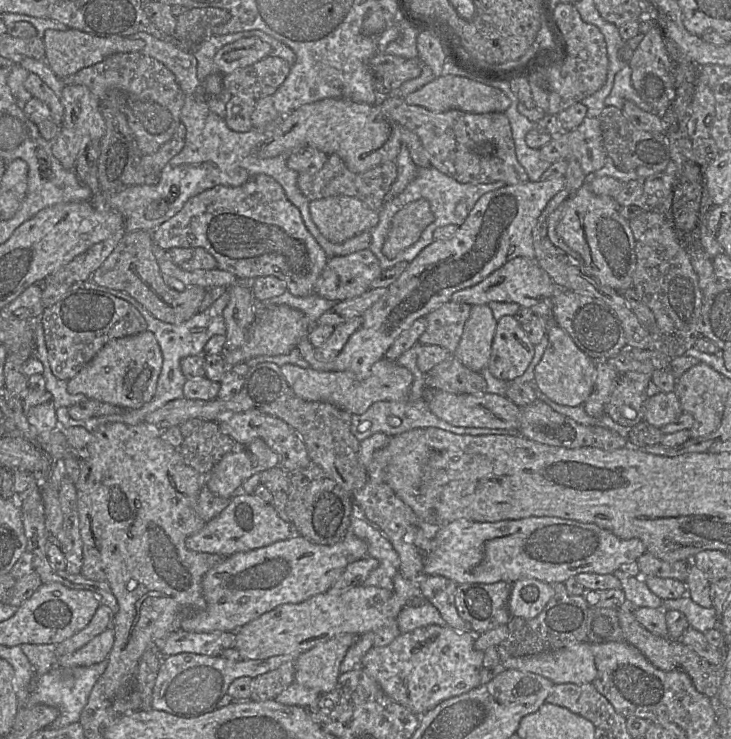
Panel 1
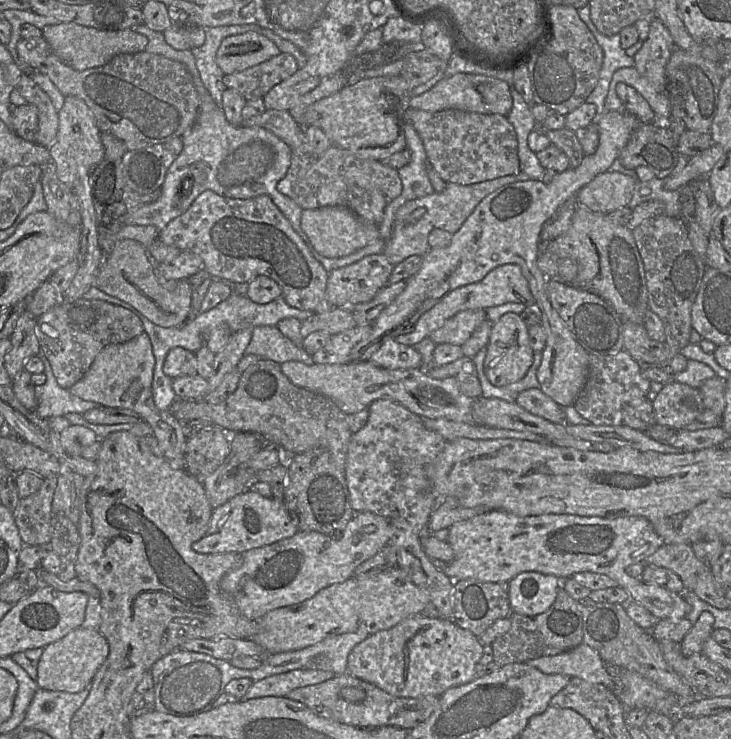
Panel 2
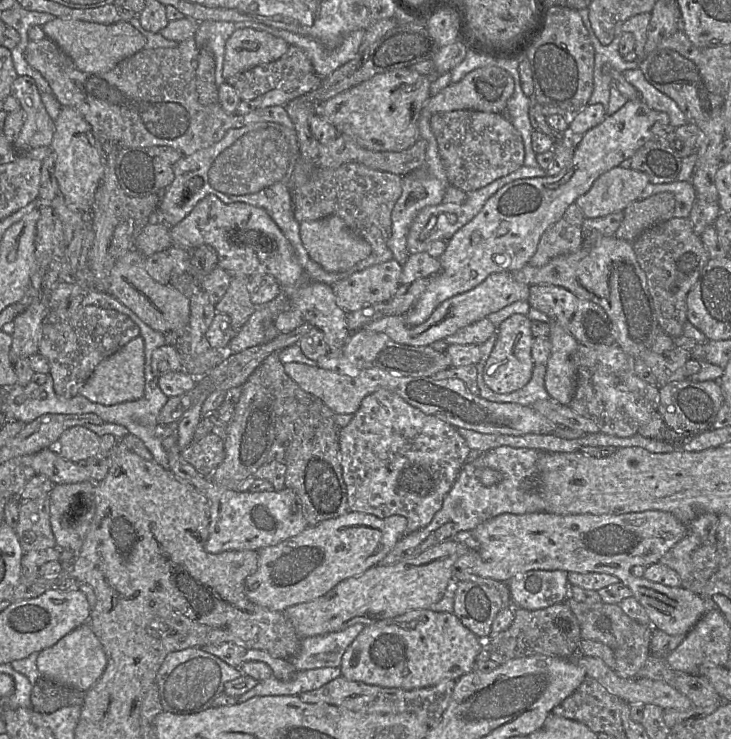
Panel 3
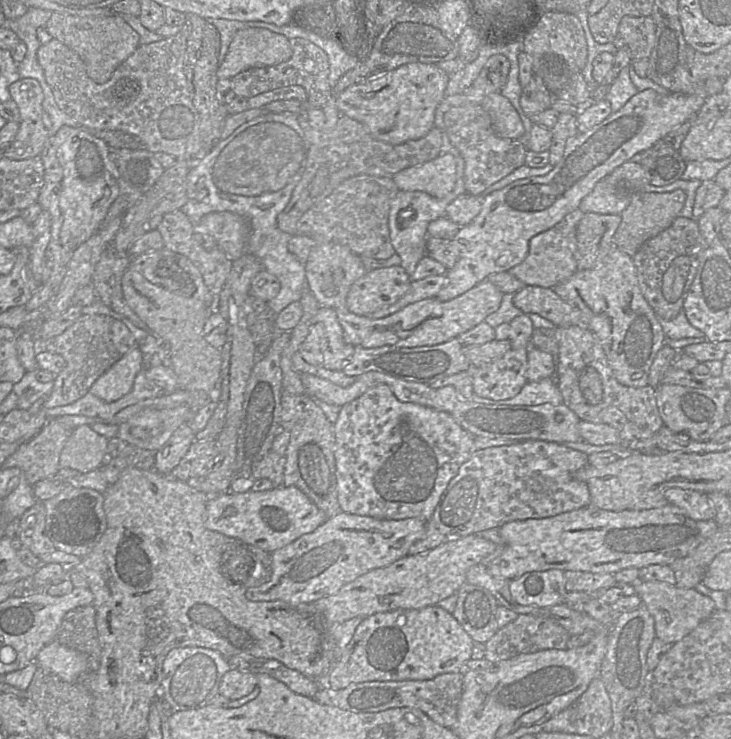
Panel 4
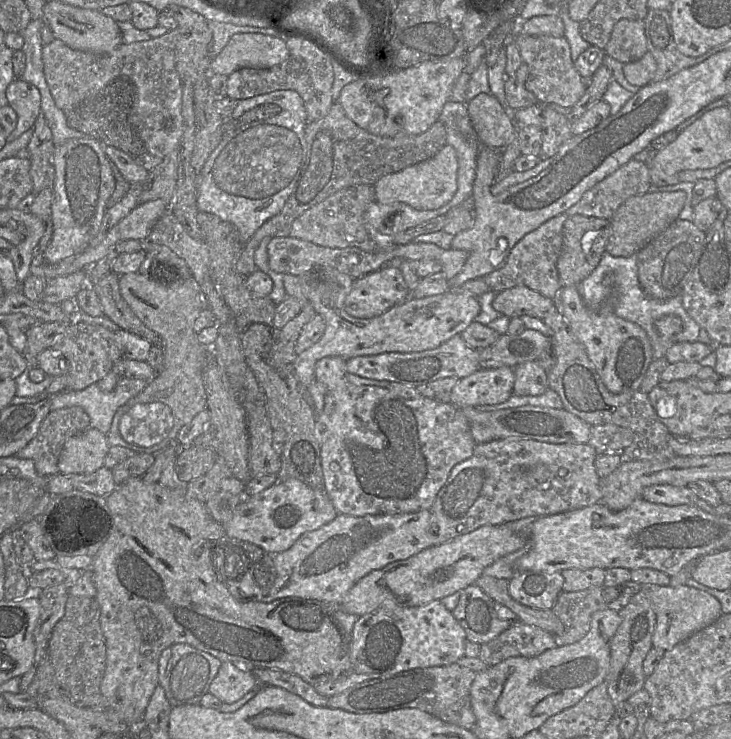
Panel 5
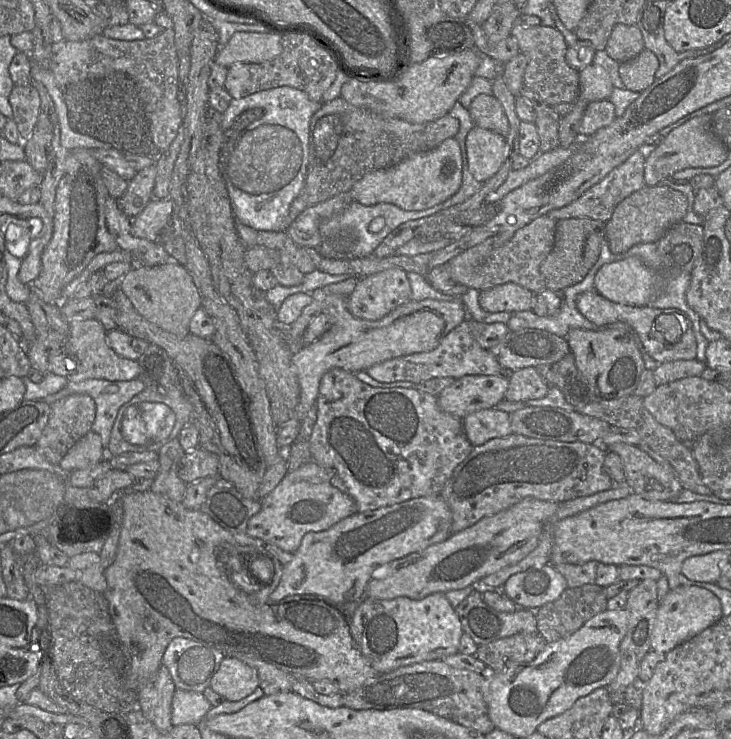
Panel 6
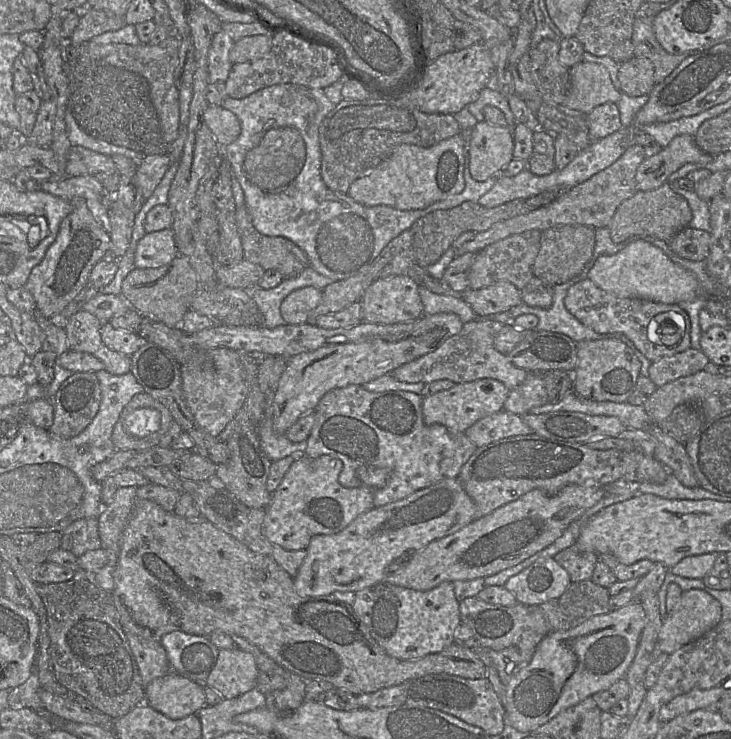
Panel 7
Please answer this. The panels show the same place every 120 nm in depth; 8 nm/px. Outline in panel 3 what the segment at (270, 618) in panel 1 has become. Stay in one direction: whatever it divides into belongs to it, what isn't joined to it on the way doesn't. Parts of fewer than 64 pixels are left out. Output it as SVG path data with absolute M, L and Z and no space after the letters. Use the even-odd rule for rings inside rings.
M445 540L405 561L384 566L373 566L360 575L341 581L325 595L309 602L288 607L283 613L292 623L298 636L303 639L338 632L358 623L366 626L380 620L394 618L411 610L429 609L446 593L452 592L453 565L458 557L468 550L471 549L463 543L456 540Z

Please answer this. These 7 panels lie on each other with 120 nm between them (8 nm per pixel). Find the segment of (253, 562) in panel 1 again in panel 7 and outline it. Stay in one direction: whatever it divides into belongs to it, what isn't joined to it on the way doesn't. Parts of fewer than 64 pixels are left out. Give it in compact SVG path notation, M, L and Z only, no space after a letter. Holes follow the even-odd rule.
M458 477L441 480L431 486L428 486L426 488L420 489L412 493L411 495L409 495L408 497L404 499L398 500L390 504L386 504L381 507L374 507L368 512L359 515L346 528L344 528L342 531L338 533L328 534L328 535L319 534L311 538L310 543L306 549L307 555L302 565L300 566L297 575L293 578L295 591L300 596L318 597L318 596L329 595L334 592L354 592L355 593L362 589L377 585L380 582L384 582L385 577L388 573L388 568L395 560L398 560L401 556L406 556L404 558L404 561L408 560L409 556L412 553L422 550L430 542L434 540L437 540L439 538L442 538L457 532L458 530L460 530L461 528L463 528L464 526L468 525L473 520L475 520L475 518L476 518L475 504L472 501L472 499L469 497L469 495L466 493L466 491L464 490Z

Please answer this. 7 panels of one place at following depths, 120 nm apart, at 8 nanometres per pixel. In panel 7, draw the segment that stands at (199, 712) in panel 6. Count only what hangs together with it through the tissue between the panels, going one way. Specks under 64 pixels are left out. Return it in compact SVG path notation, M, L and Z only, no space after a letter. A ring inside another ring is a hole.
M170 672L146 685L146 703L166 717L179 720L206 706L204 686Z

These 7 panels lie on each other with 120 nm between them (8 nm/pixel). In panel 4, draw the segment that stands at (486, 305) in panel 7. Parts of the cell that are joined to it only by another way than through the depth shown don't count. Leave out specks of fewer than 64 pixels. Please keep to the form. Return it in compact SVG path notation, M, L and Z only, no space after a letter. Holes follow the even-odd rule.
M525 285L514 293L513 304L526 315L530 313L538 314L550 320L556 327L567 327L577 325L589 328L589 323L593 315L590 312L583 312L576 306L562 300L552 288Z

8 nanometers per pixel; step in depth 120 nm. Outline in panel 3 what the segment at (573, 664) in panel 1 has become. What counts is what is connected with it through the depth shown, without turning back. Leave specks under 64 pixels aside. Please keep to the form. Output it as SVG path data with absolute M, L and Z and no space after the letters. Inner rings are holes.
M576 654L569 659L582 666L586 676L598 681L611 694L629 705L655 704L662 709L676 710L686 710L693 706L688 697L665 682L648 678L619 677L603 660L596 657Z

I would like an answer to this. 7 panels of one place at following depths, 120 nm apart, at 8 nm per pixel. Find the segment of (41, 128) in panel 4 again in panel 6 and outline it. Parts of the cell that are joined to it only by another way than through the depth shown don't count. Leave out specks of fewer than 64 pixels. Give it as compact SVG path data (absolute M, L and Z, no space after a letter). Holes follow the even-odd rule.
M32 85L15 86L9 95L9 103L13 111L13 119L21 141L25 141L32 134L40 114L40 96Z

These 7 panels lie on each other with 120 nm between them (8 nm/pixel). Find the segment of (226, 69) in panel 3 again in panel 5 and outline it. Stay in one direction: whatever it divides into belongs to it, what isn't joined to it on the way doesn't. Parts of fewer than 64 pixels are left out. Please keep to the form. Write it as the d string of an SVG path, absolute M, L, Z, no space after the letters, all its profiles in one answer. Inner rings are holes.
M237 33L210 62L210 74L230 75L241 68L270 68L289 55L286 41L259 33Z

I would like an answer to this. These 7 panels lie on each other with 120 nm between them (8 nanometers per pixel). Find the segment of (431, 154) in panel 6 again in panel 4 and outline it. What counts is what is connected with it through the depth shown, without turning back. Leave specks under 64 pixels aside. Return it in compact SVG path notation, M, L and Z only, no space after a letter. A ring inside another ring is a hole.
M450 153L401 170L392 176L399 191L421 191L441 199L450 193L456 182L456 160Z

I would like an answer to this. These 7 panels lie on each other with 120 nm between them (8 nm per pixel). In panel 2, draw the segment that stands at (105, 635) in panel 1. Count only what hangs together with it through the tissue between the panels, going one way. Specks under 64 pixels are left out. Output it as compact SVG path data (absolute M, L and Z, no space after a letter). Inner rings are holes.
M79 627L44 647L38 663L37 685L53 691L80 692L90 685L108 655L108 641L98 629Z

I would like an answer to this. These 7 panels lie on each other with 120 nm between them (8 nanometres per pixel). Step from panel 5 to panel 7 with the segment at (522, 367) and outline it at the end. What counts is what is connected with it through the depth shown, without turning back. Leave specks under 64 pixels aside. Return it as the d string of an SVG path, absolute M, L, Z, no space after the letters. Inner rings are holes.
M529 372L519 386L510 390L503 409L523 416L529 413L533 407L546 403L548 403L548 394L542 375Z

